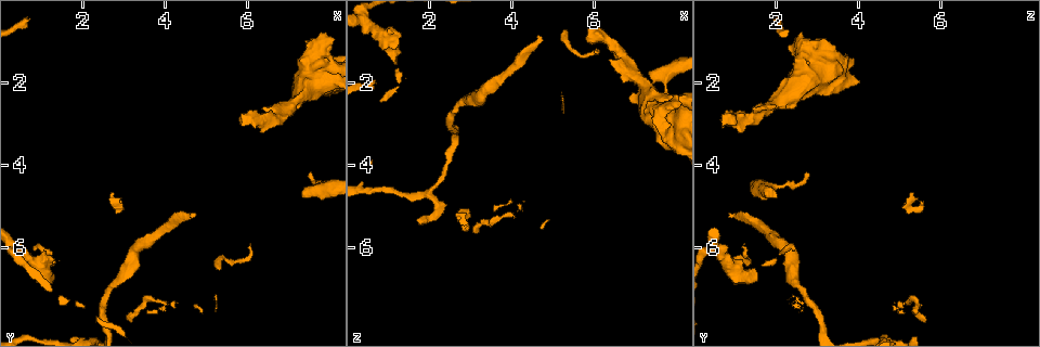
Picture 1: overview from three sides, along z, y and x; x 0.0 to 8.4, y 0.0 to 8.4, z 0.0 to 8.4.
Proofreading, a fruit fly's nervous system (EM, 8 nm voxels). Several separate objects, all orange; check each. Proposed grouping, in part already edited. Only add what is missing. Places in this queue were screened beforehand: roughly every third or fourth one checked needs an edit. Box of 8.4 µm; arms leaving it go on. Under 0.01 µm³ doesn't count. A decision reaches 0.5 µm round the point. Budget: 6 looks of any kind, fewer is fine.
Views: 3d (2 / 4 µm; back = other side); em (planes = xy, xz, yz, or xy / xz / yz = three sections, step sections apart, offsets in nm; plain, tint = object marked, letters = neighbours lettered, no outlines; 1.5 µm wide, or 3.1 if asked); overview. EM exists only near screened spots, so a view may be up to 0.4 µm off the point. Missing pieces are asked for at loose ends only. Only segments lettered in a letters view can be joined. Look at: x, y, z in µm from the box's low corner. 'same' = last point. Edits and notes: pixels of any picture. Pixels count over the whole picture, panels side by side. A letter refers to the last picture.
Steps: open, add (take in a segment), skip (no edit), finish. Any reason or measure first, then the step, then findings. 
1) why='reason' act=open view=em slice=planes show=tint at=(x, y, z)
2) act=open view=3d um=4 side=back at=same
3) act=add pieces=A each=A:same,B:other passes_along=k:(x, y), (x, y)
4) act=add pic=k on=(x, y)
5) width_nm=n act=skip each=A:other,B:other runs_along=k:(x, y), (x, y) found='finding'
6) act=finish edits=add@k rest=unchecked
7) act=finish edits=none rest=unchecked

why='branch stops here' act=open view=3d um=4 at=(1.25, 6.75, 1.55)

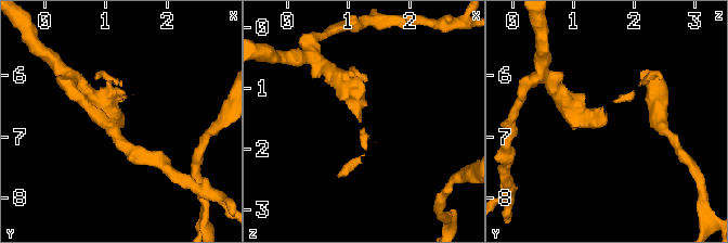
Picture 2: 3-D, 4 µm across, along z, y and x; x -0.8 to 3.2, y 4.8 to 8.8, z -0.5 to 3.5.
act=open view=em slice=yz step=8 show=tint at=(1.25, 6.75, 1.55)

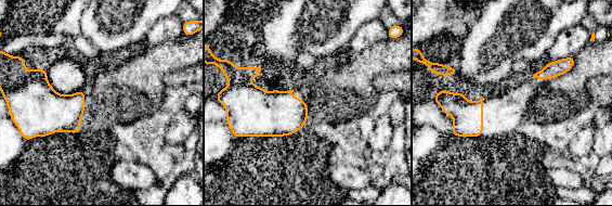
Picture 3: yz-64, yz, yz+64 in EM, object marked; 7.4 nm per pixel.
why='what lies round it' act=open view=em slice=yz step=8 show=letters at=same

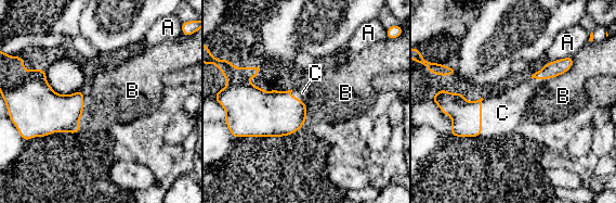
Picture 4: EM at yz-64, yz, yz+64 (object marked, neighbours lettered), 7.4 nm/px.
width_nm=240 act=add pieces=C each=A:other,B:other,C:same found='the neuron continues'

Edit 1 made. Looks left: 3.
act=open view=overview

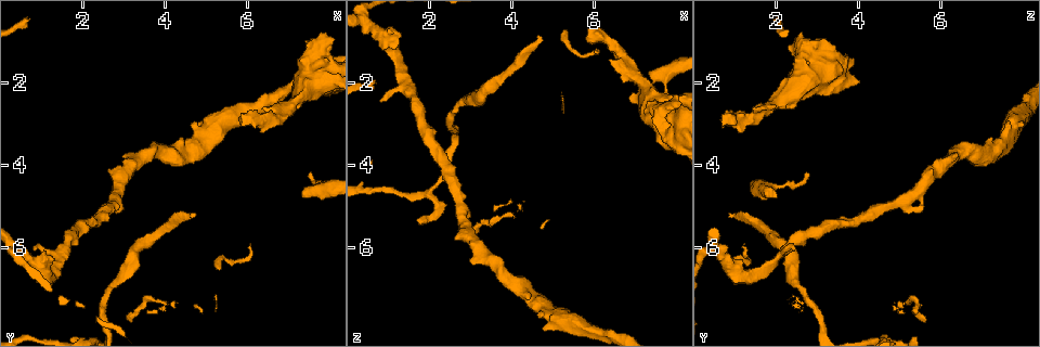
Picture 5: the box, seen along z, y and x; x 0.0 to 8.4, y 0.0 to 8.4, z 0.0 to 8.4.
why='long arm stops here' act=open view=em slice=planes show=letters at=(5.85, 2.75, 0.75)

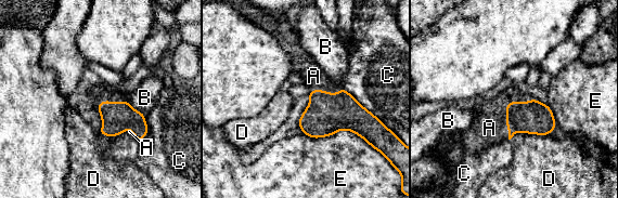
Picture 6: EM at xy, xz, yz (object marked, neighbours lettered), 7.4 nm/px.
act=add pieces=A each=A:same,B:other,C:other,D:other,E:other passes_along=6:(326, 114), (332, 93), (313, 76) found='it goes on there'

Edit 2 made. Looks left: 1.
act=finish edits=add@4,add@6 rest=unchecked

